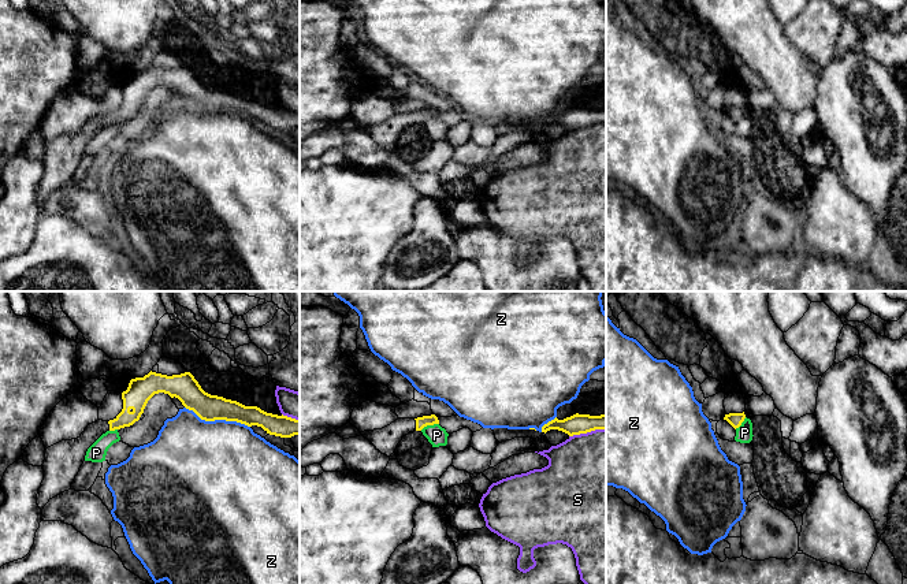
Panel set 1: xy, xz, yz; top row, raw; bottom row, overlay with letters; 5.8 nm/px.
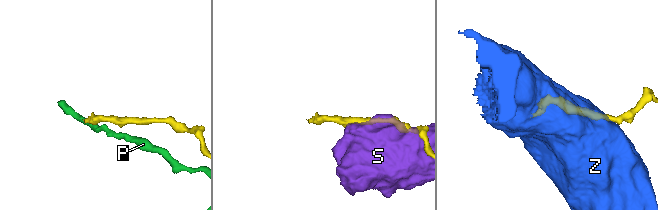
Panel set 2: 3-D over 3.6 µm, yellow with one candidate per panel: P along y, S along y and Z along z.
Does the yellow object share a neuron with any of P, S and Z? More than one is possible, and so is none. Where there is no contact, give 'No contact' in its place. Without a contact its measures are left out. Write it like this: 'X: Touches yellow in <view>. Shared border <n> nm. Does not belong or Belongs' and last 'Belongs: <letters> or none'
P: Touches yellow in xz. Shared border 120 nm. Does not belong
S: Touches yellow in xz. Shared border 220 nm. Does not belong
Z: Touches yellow in xy. Shared border 400 nm. Does not belong
Belongs: none

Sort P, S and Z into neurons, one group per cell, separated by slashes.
P / S / Z

